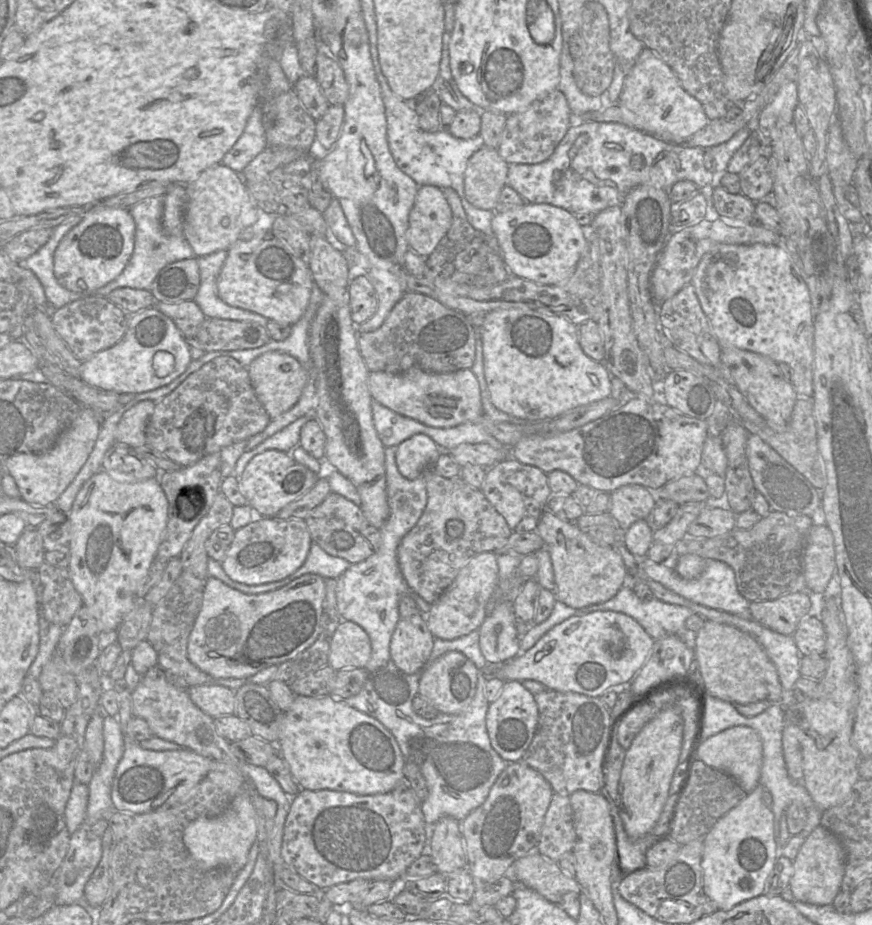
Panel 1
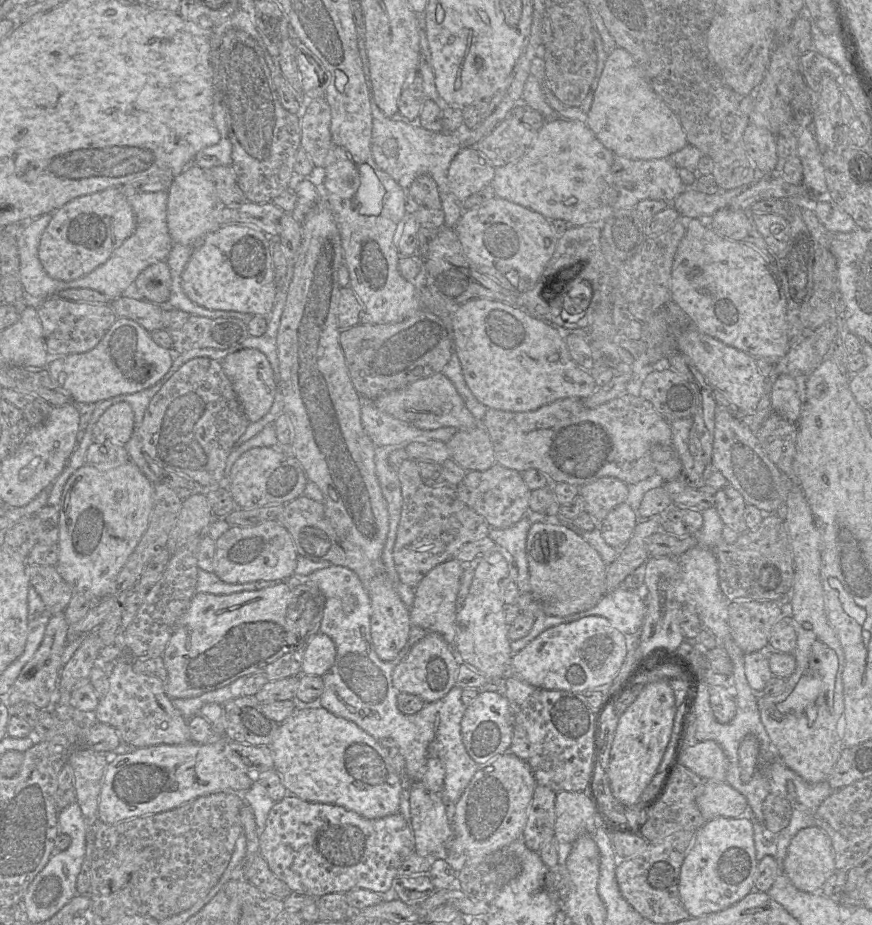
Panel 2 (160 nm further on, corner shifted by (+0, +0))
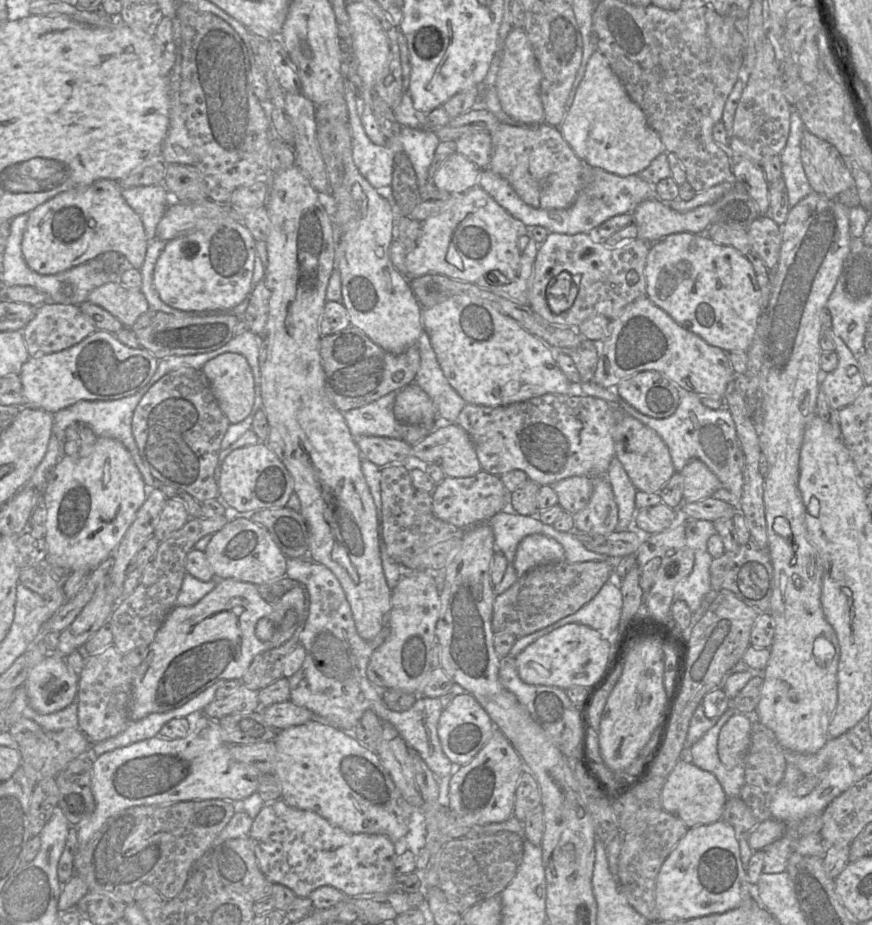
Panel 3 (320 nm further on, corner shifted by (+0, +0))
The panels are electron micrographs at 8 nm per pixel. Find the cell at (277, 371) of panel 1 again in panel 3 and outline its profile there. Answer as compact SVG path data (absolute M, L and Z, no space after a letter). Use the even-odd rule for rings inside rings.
M224 353L208 362L201 370L208 378L217 403L230 423L248 417L255 400L255 382L246 358L238 353Z

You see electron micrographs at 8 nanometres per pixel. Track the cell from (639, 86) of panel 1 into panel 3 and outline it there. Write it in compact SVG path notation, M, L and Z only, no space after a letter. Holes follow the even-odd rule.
M599 51L589 58L574 99L557 128L584 164L619 176L638 175L665 152L658 133L649 126L644 112L631 100L608 60Z

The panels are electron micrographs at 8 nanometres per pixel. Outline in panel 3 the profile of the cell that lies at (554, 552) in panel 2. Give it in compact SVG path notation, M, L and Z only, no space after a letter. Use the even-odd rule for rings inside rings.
M532 534L519 543L514 568L519 578L538 566L562 561L565 551L559 542L546 535Z

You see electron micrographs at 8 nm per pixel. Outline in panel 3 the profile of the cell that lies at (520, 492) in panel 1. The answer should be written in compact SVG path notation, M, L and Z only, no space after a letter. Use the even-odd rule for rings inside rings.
M485 471L466 478L445 477L436 484L431 495L434 515L461 529L488 522L497 513L510 509L511 492L506 489L499 476Z

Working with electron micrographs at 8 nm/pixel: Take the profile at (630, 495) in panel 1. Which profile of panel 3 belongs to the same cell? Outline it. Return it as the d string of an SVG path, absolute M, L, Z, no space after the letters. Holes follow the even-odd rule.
M585 476L569 477L551 486L558 496L558 505L571 514L583 510L593 492L593 480Z

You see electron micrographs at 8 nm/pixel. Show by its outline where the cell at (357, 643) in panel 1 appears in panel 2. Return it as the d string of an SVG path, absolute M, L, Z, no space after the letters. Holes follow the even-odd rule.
M318 633L307 645L302 664L302 674L322 676L333 665L336 646L324 633Z

